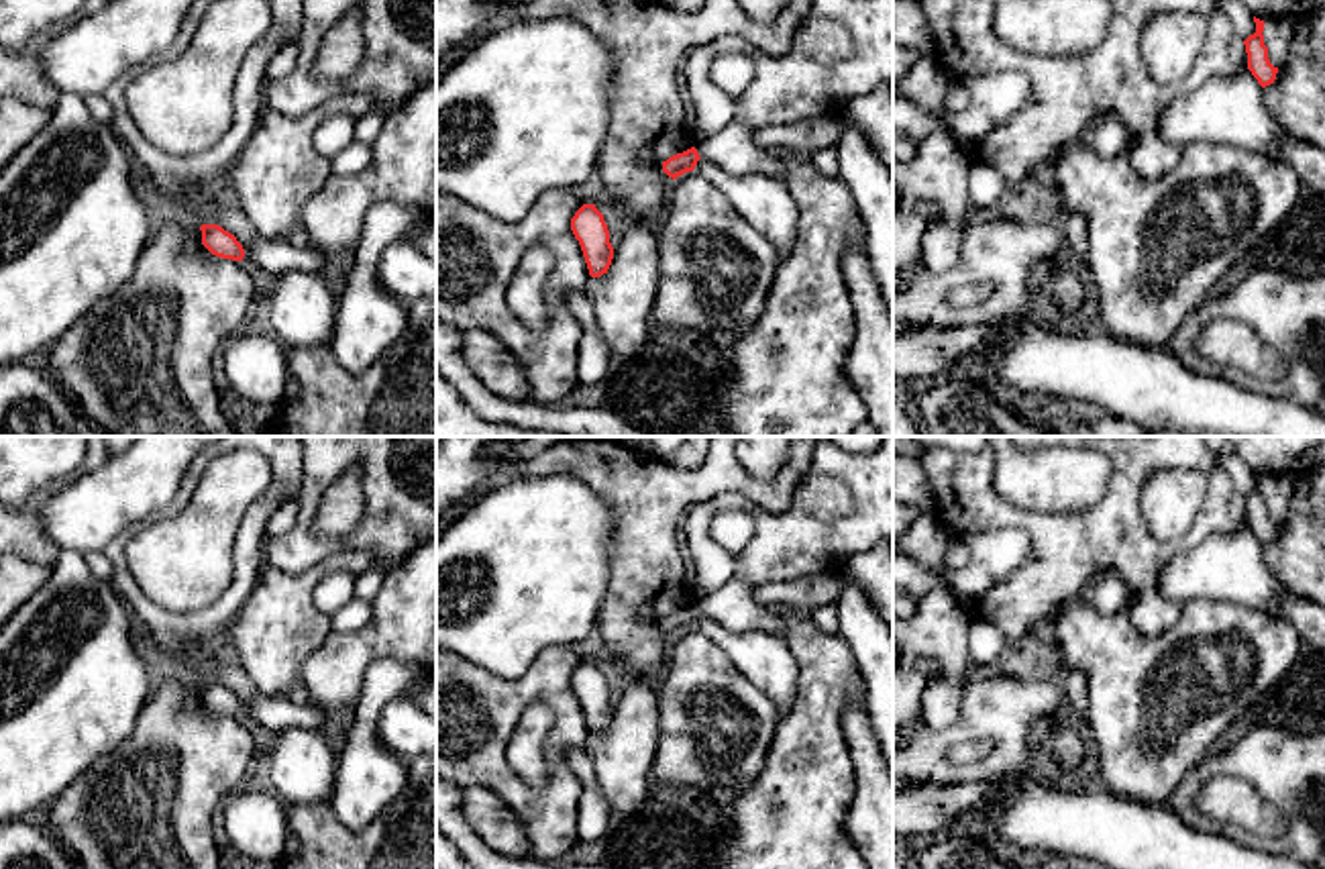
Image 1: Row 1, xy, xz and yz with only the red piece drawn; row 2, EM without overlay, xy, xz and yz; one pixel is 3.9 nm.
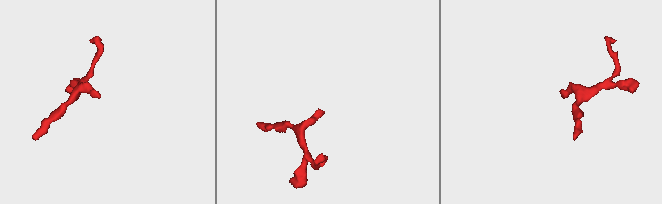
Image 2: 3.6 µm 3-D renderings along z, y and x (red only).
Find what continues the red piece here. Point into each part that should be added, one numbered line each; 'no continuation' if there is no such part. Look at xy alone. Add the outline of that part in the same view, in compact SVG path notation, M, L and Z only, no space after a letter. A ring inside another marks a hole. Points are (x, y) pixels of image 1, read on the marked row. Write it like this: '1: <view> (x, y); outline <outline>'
1: xy (272, 258); outline M281 237L255 239L255 243L245 249L243 261L263 277L277 277L289 271L322 273L326 255L312 245L300 249L287 237Z

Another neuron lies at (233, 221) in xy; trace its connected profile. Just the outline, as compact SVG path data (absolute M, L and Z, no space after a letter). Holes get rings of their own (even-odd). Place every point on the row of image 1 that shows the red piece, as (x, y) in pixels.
M190 186L186 190L186 200L192 202L200 212L202 224L222 226L236 237L243 249L249 249L255 243L257 233L245 212L220 208L208 188Z

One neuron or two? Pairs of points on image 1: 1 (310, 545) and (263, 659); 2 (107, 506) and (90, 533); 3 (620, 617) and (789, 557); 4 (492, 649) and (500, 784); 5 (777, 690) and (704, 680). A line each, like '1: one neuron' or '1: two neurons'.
1: two neurons
2: one neuron
3: two neurons
4: two neurons
5: two neurons

